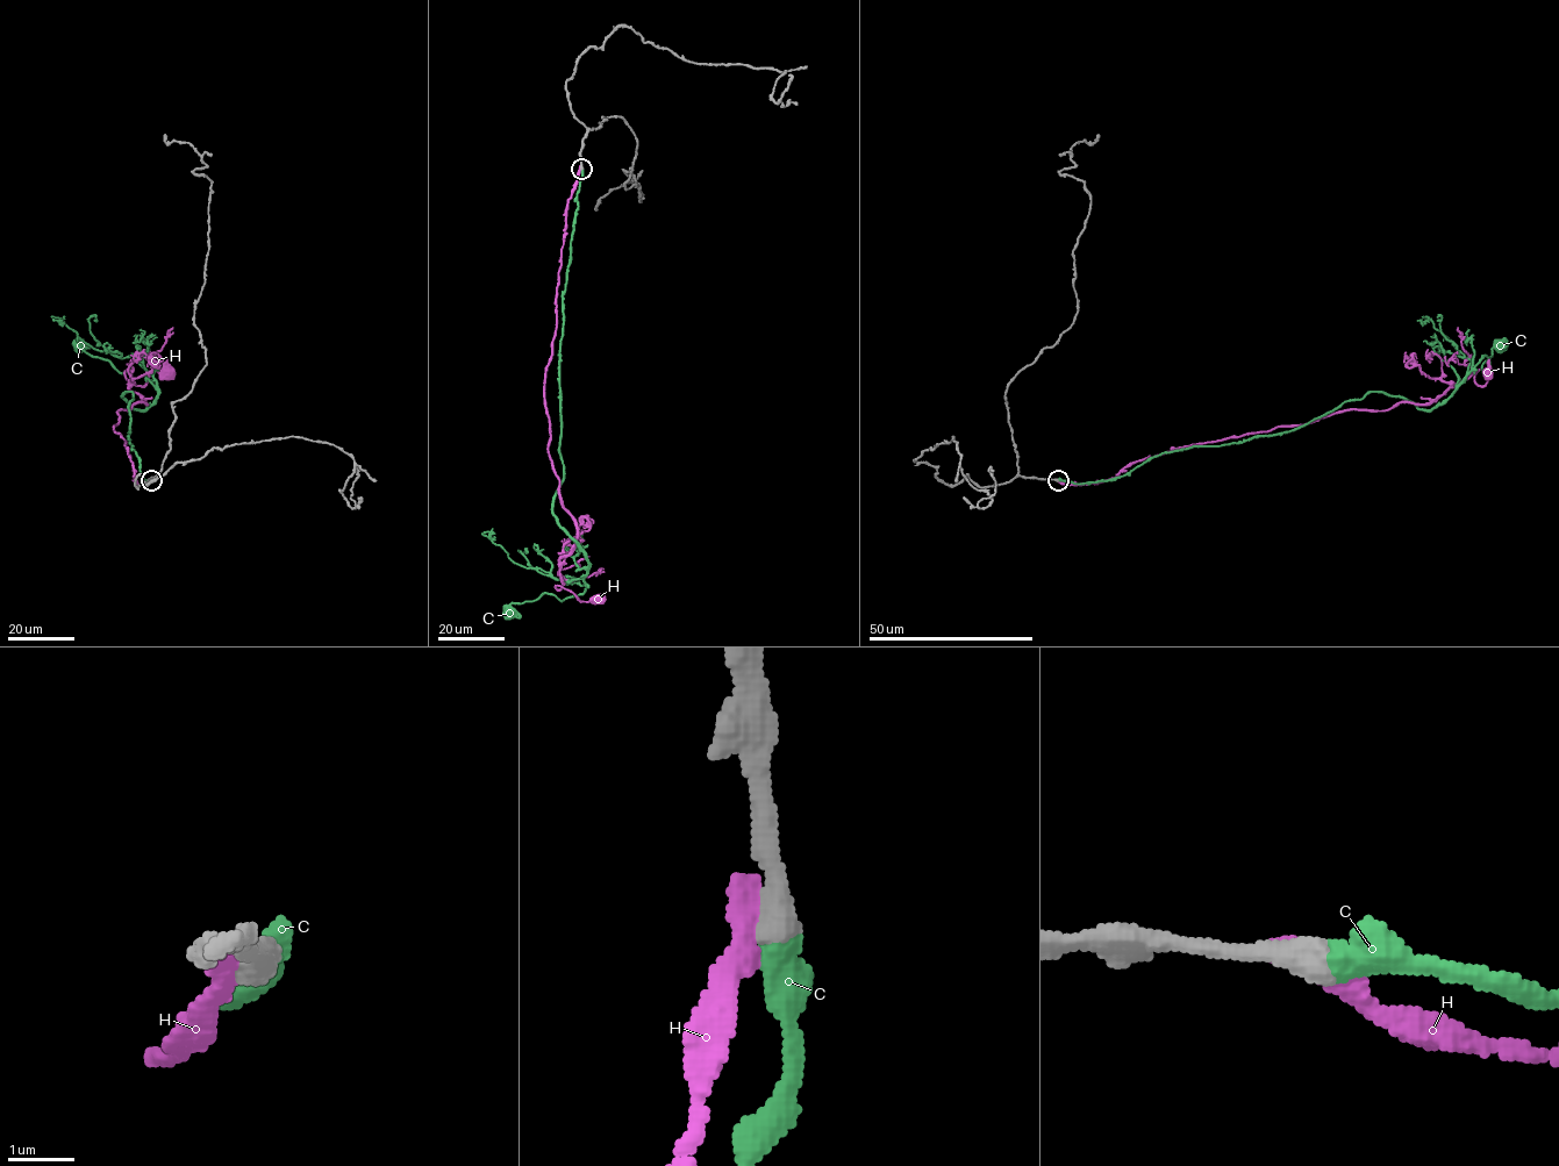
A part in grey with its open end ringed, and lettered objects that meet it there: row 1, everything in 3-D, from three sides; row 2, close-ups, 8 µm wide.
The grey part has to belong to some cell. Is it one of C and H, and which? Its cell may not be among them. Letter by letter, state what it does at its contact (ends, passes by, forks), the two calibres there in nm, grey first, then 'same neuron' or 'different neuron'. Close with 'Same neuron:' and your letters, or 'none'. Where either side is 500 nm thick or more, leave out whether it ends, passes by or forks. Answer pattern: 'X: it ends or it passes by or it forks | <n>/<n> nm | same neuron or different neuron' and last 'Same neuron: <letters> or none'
C: 480/500 nm | same neuron
H: 500/550 nm | different neuron
Same neuron: C

